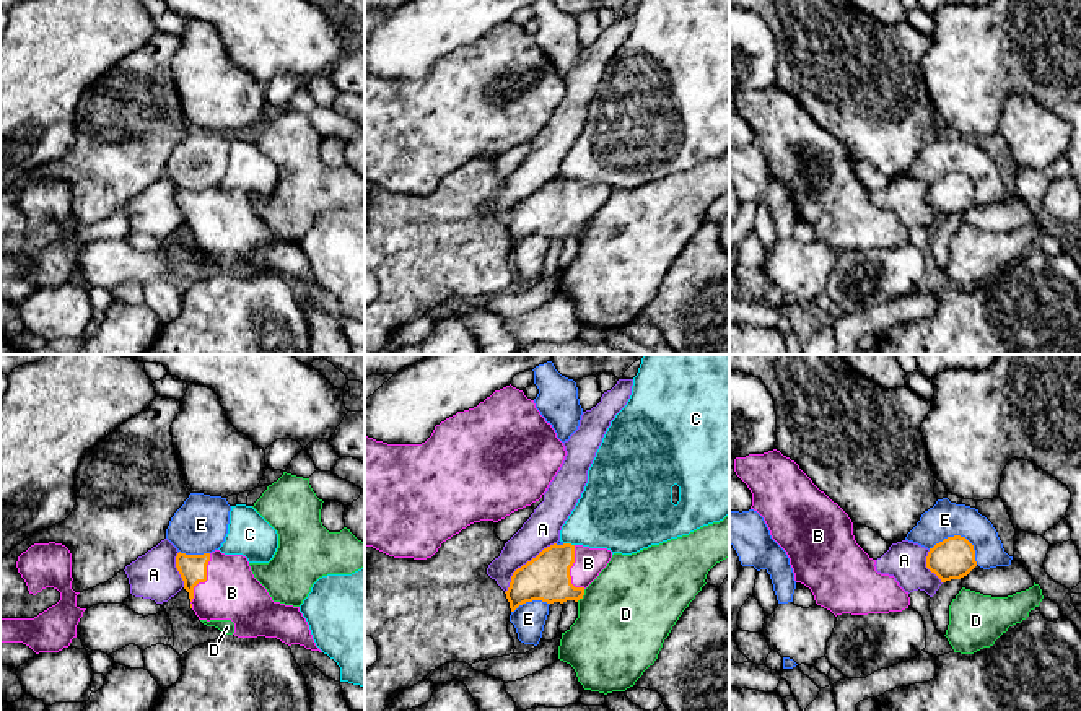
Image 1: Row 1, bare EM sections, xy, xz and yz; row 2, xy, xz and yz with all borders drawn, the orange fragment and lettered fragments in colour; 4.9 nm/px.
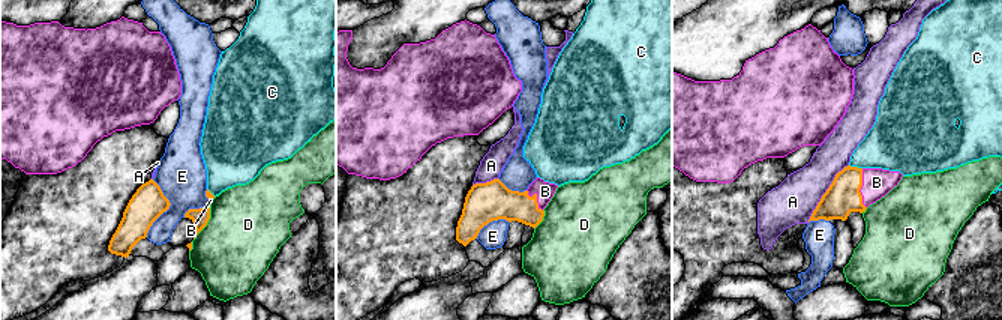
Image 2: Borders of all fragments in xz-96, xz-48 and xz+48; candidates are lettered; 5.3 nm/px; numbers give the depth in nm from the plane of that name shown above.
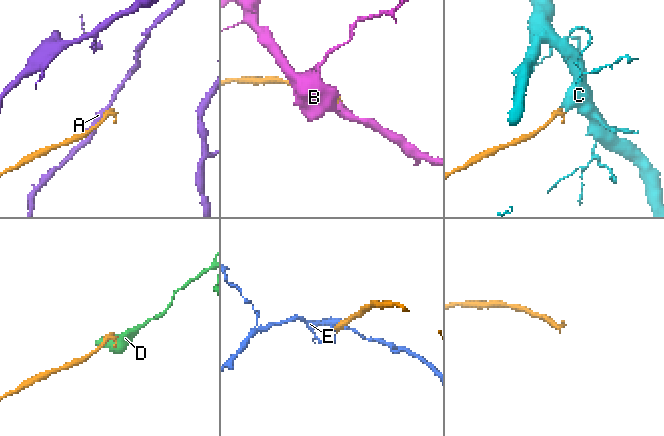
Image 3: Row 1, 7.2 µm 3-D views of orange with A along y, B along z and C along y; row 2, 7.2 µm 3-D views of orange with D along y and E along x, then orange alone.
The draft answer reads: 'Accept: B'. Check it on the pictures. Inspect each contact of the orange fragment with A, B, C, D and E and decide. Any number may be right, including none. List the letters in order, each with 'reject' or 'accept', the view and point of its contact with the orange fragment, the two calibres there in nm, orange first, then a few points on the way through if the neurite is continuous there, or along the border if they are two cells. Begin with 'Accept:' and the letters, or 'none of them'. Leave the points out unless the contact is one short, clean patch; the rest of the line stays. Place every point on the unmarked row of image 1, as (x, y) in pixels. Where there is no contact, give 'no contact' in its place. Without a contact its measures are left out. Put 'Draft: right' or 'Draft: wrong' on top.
Draft: right
Accept: B
A: reject | xz (526, 199) | 220/180 nm | along xz (555, 178), (523, 199), (513, 209), (505, 228)
B: accept | xy (202, 217) | 140/280 nm | across xy (192, 204), (202, 217), (215, 217), (231, 228)
C: reject | xz (568, 179) | 220/340 nm | along xz (564, 178), (573, 181)
D: reject | xz (582, 231) | 220/460 nm
E: reject | yz (959, 171) | 200/180 nm

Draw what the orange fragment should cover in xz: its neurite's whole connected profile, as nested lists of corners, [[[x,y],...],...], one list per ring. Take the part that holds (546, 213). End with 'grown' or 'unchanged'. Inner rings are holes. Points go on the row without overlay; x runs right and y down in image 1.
[[[550,181],[518,203],[506,229],[511,247],[532,236],[578,238],[584,225],[599,212],[612,194],[607,184],[583,181]]]; grown

